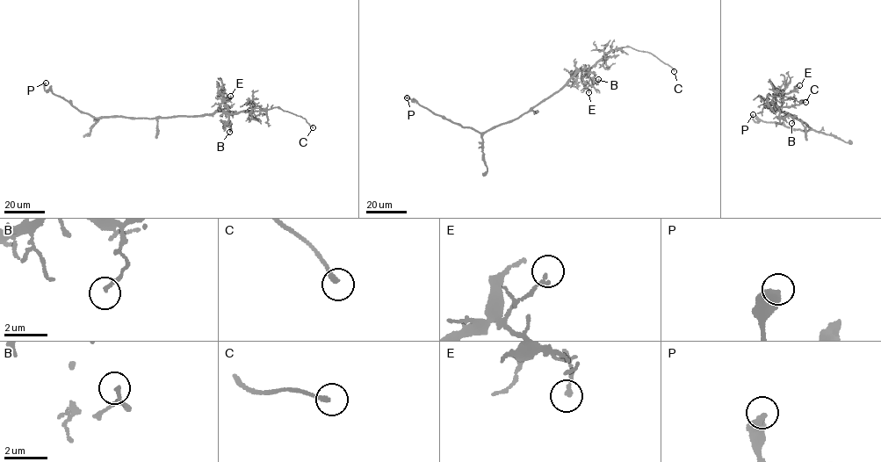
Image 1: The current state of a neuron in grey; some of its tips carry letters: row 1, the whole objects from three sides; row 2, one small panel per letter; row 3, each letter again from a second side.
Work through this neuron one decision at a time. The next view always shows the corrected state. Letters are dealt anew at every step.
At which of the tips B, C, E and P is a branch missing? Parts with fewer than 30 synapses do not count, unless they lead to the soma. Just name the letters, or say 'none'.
C

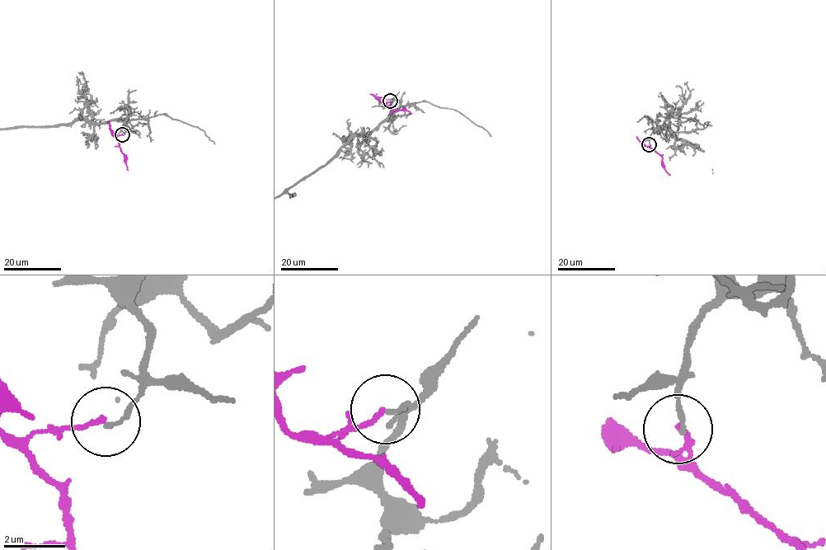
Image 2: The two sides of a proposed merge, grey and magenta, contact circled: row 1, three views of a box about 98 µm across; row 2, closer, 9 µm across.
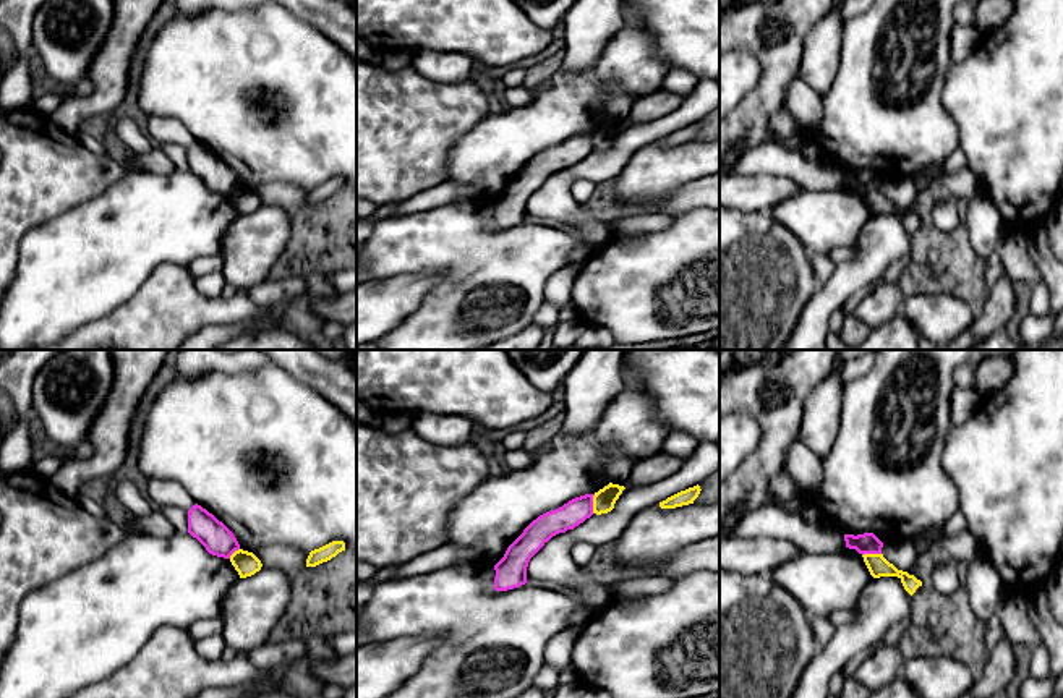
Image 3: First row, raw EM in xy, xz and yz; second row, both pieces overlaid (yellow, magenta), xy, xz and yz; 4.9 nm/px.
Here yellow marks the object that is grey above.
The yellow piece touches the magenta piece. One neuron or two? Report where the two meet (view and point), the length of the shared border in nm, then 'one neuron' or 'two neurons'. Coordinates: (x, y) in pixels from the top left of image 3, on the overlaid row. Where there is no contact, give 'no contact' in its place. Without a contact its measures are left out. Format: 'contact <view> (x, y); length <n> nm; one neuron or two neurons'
contact xz (593, 504); length 100 nm; two neurons

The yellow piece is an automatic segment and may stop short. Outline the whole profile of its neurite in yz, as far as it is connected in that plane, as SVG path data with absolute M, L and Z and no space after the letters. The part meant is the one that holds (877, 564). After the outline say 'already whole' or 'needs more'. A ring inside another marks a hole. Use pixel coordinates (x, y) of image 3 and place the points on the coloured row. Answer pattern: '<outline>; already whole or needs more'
M864 554L864 562L873 578L880 577L898 577L904 586L904 589L912 596L922 581L907 572L898 570L893 564L890 564L883 554Z; already whole

